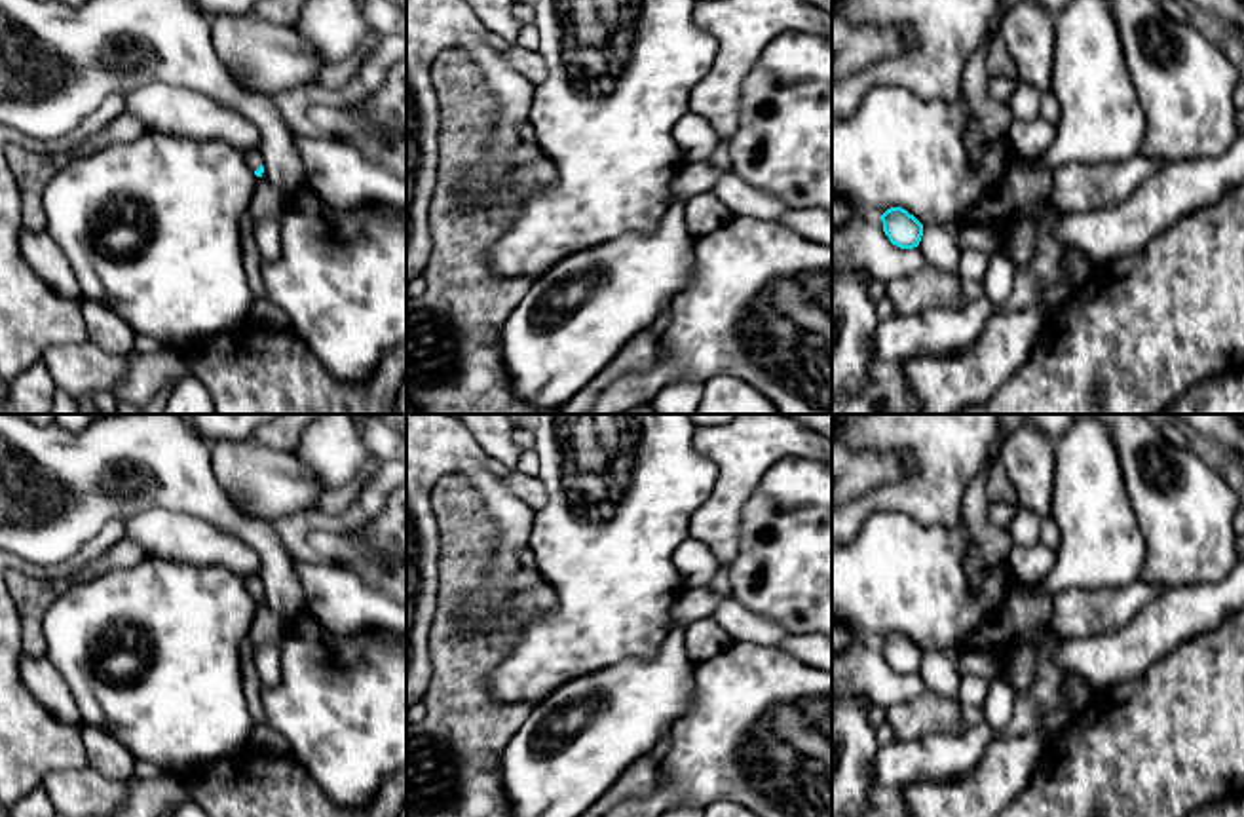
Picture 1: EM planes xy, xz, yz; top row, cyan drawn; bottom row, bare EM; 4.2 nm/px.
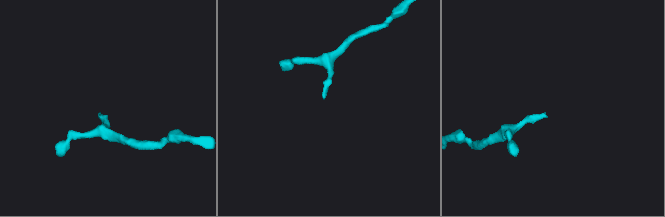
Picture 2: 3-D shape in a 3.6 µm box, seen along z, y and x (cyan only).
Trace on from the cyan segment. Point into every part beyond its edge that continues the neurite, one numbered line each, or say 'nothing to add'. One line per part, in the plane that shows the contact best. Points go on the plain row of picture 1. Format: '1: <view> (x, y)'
1: xy (253, 584)

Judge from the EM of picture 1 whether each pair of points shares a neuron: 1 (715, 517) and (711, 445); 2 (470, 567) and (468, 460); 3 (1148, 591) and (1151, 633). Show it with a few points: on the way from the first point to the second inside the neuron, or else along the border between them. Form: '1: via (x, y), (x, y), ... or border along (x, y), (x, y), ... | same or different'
1: via (726, 500), (726, 462) | same
2: border along (430, 493), (441, 479), (464, 475), (492, 517) | different
3: border along (1163, 593), (1115, 629) | different

